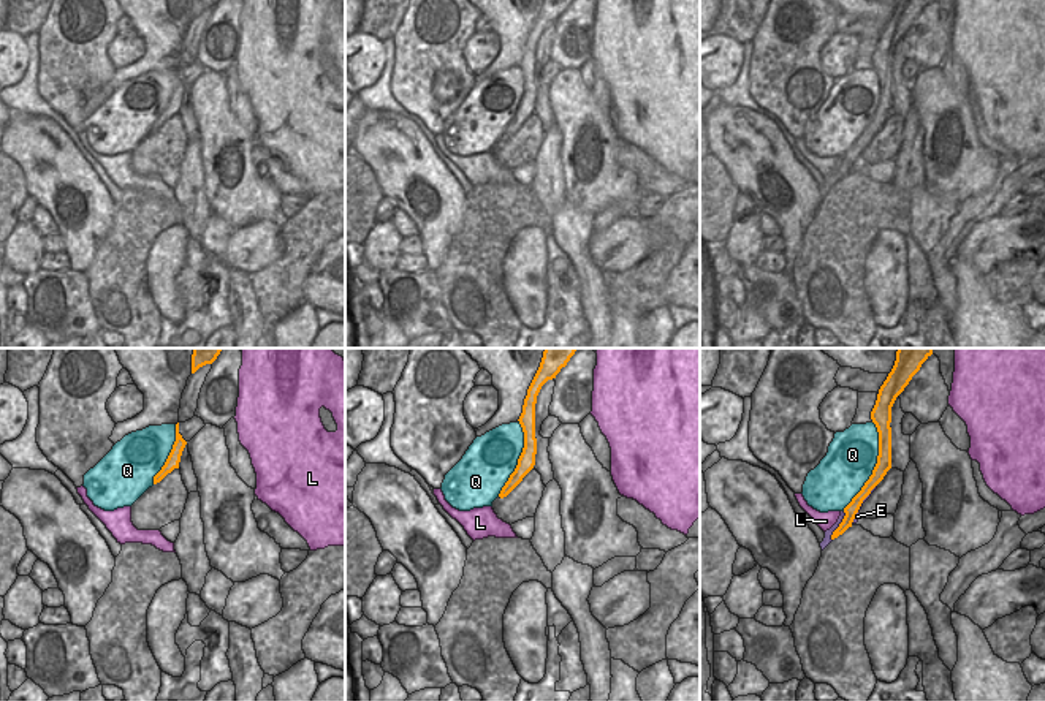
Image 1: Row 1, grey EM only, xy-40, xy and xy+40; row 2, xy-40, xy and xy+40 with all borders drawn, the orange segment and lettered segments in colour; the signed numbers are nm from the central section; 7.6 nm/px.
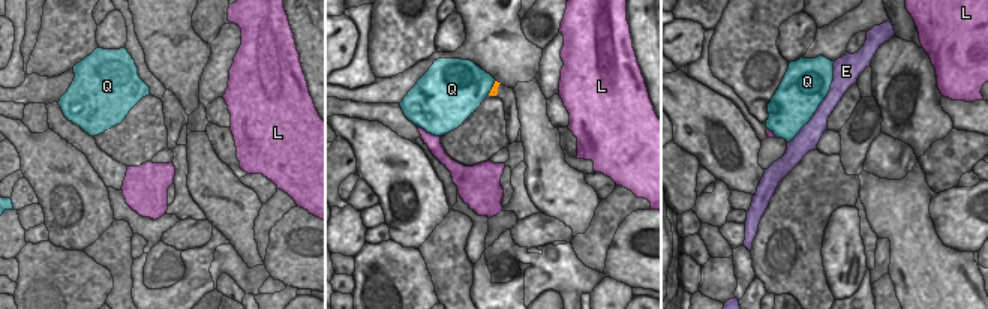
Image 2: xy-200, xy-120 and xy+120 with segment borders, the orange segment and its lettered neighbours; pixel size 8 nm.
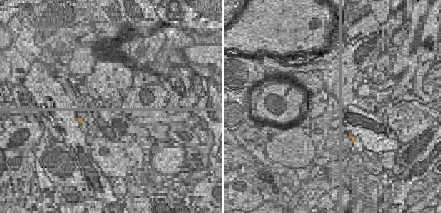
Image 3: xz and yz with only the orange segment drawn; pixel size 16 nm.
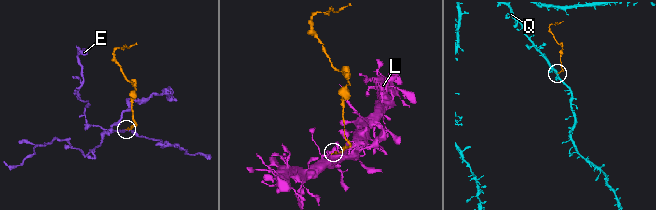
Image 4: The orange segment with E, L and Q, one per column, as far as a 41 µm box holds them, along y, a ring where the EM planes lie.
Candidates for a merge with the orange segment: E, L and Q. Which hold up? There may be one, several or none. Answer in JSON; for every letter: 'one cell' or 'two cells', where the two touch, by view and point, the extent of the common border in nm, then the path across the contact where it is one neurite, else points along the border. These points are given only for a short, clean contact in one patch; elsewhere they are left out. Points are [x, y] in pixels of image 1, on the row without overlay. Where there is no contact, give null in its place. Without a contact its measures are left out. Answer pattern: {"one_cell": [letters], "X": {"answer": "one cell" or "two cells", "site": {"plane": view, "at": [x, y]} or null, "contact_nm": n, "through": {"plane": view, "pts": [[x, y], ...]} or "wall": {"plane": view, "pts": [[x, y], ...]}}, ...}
{"one_cell": [], "E": {"answer": "two cells", "site": {"plane": "xy+40", "at": [839, 171]}, "contact_nm": 240}, "L": {"answer": "two cells", "site": null}, "Q": {"answer": "two cells", "site": {"plane": "xy+40", "at": [876, 111]}, "contact_nm": 700}}

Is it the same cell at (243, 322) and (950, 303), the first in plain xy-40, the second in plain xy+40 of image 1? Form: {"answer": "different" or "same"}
{"answer": "same"}

